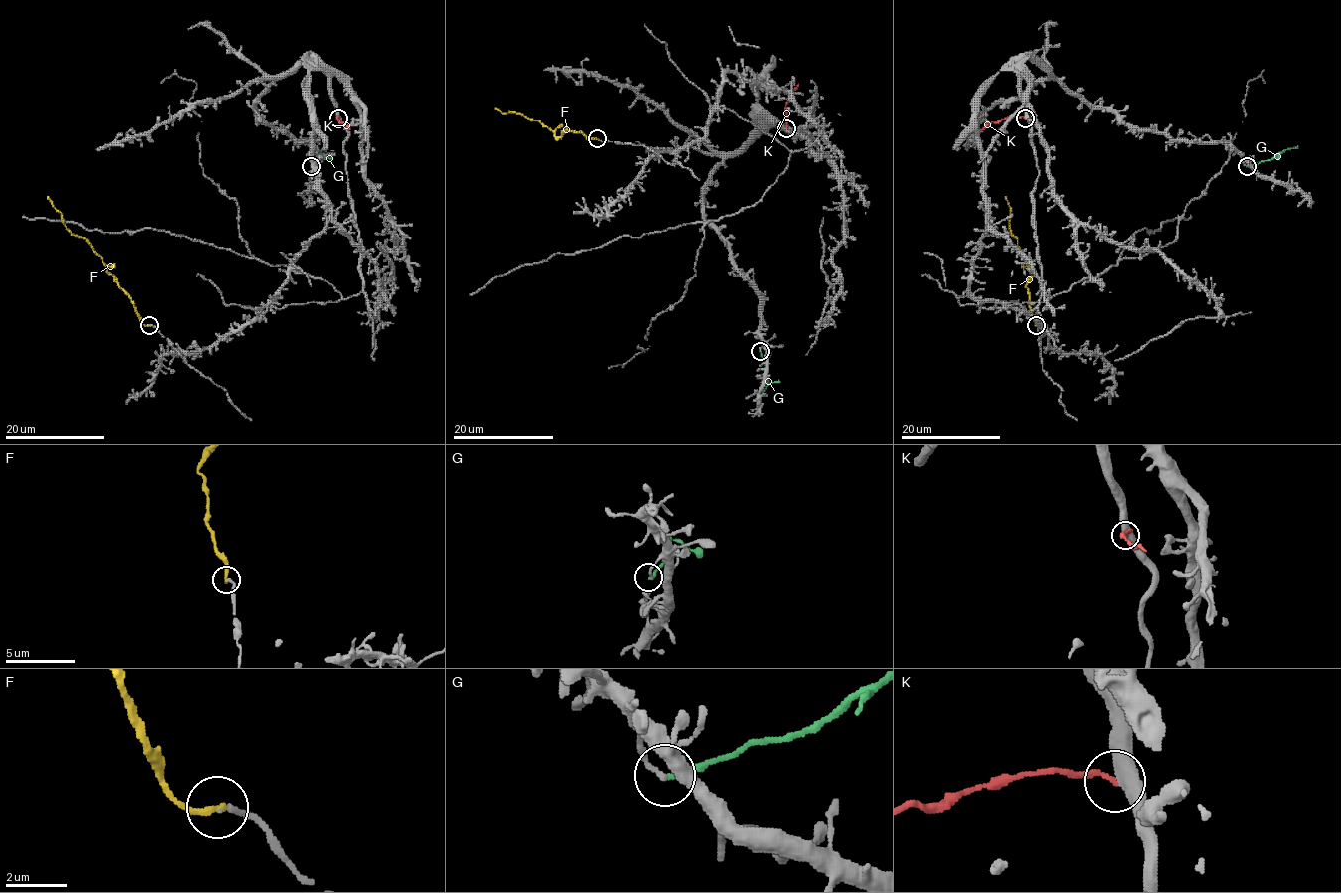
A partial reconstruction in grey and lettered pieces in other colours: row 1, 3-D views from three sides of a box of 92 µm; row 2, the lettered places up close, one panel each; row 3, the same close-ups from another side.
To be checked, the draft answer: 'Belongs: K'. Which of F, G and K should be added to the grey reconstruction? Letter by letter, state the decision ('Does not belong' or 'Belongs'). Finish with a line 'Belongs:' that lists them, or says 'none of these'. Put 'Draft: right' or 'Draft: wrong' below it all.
F: Belongs
G: Does not belong
K: Does not belong
Belongs: F
Draft: wrong

